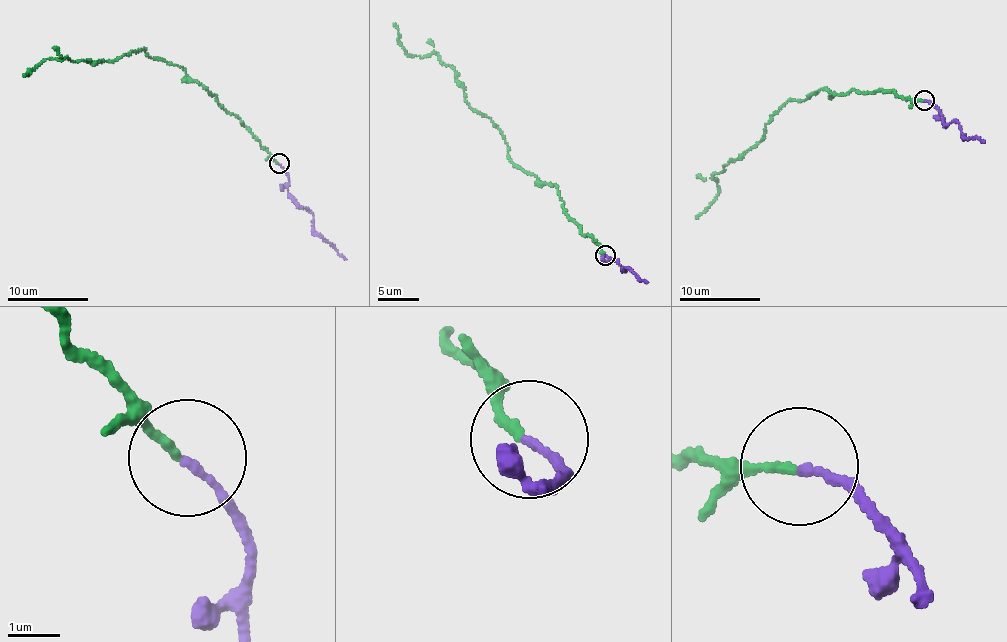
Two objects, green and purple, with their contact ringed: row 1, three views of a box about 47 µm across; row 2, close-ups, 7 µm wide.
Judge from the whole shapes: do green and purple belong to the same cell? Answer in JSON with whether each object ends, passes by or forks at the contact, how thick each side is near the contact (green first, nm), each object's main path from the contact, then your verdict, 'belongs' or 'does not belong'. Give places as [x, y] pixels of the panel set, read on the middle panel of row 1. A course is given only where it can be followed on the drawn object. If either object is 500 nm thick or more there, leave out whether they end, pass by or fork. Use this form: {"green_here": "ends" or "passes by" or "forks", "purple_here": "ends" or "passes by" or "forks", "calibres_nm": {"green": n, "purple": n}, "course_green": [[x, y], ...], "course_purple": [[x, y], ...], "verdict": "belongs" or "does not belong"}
{"green_here": "ends", "purple_here": "ends", "calibres_nm": {"green": 170, "purple": 130}, "course_green": [[605, 254], [565, 212], [558, 187], [511, 161], [452, 69], [402, 46], [393, 23]], "course_purple": [[605, 254], [611, 259], [606, 261], [615, 262], [624, 271], [627, 267], [636, 277], [648, 282]], "verdict": "belongs"}

